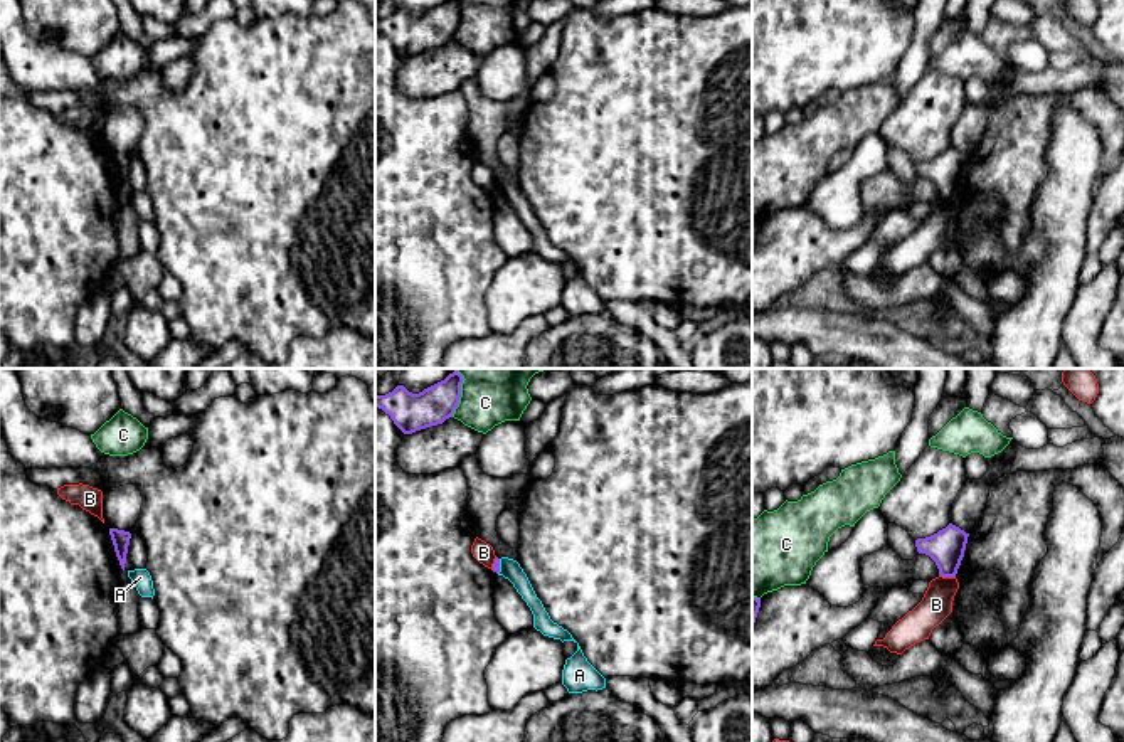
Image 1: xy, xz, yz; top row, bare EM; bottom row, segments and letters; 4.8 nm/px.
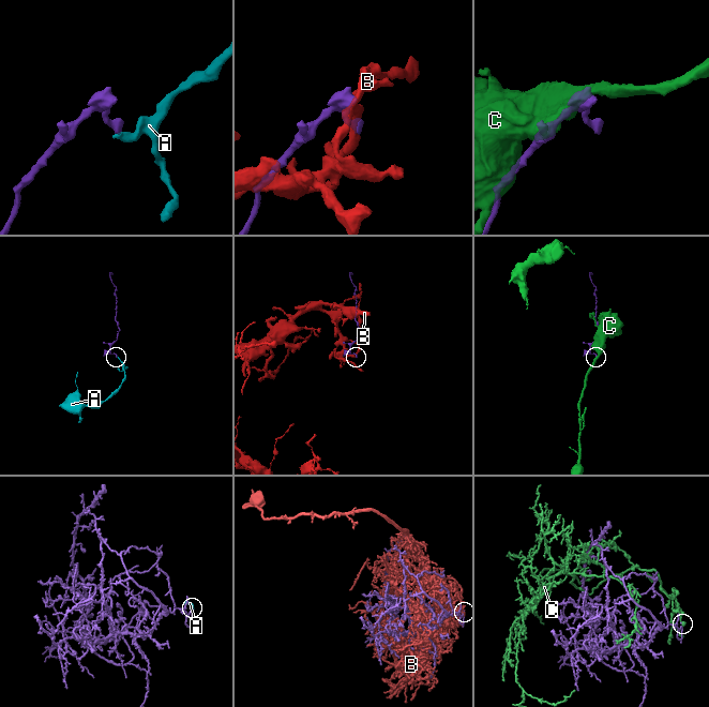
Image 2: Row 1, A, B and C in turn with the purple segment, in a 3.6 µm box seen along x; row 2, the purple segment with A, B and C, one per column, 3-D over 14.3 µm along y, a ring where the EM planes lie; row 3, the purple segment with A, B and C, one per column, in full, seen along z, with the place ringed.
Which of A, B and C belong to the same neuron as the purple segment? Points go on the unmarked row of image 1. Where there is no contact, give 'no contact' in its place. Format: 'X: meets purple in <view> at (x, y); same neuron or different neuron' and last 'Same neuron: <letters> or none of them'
A: meets purple in xz at (498, 189); different neuron
B: meets purple in yz at (948, 199); different neuron
C: meets purple in xz at (460, 19); different neuron
Same neuron: none of them

